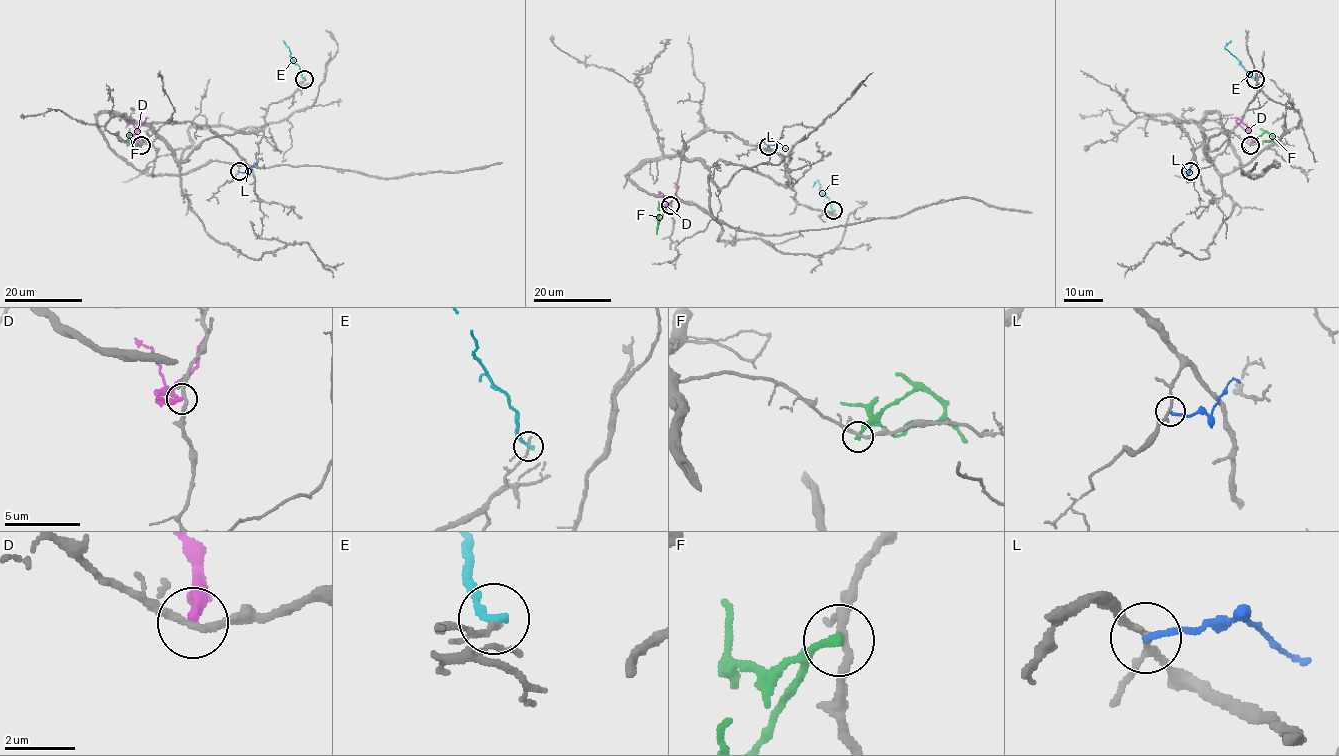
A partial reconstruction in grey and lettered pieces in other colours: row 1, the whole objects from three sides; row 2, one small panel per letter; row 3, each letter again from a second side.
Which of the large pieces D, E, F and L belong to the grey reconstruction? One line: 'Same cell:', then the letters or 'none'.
Same cell: none

